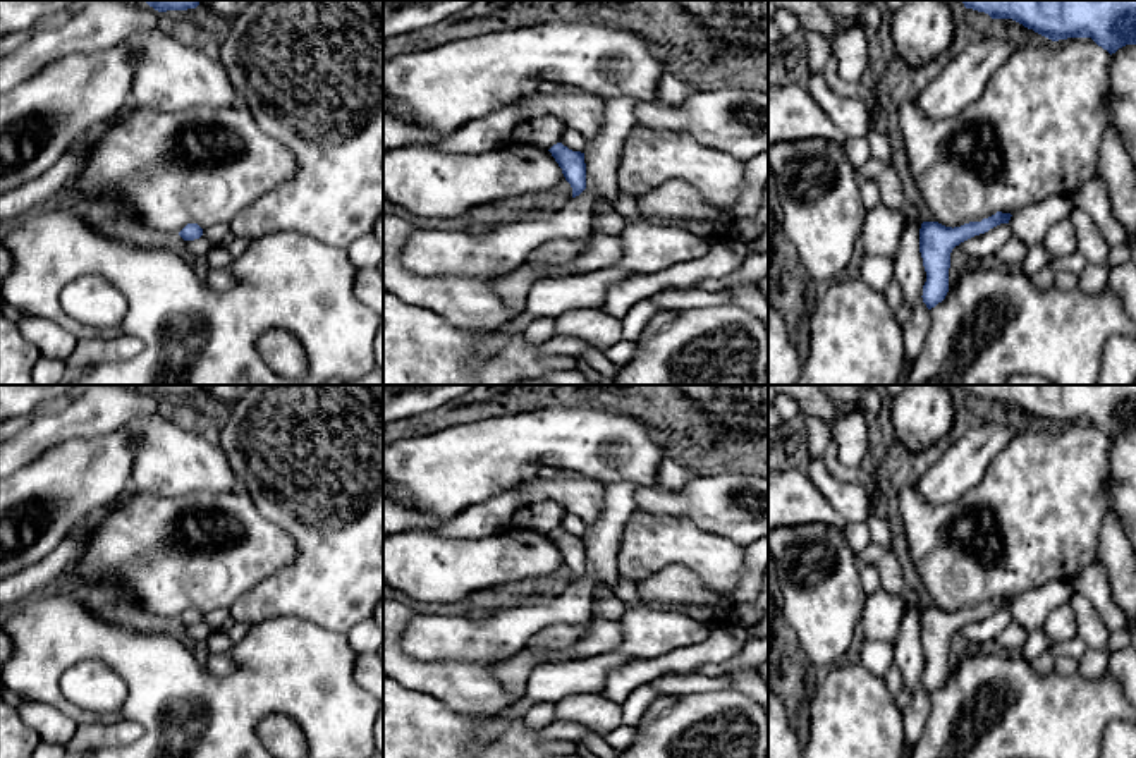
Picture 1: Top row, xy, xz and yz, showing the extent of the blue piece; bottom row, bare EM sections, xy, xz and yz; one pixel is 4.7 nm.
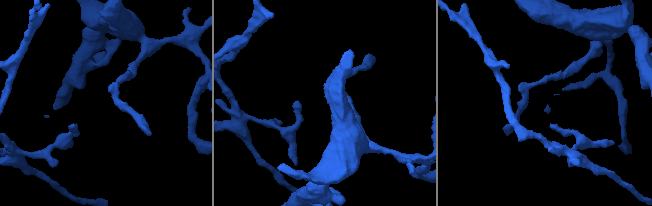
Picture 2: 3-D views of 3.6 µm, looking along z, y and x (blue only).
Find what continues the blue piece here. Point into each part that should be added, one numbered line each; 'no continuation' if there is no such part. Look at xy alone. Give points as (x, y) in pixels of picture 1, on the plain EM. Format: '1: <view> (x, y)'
no continuation

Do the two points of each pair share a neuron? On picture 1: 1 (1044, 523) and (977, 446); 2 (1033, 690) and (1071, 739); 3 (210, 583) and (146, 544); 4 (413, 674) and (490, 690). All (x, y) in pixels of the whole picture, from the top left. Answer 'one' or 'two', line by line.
1: two
2: one
3: one
4: one

